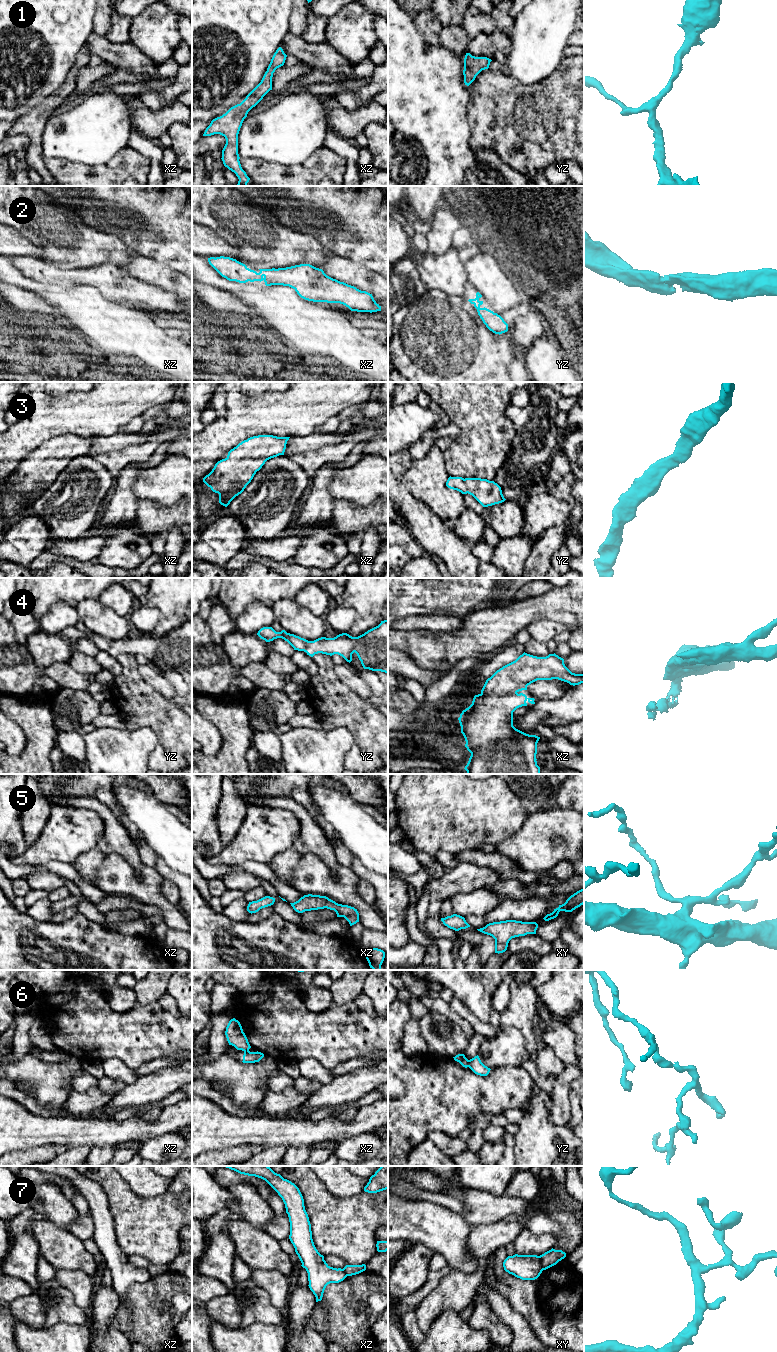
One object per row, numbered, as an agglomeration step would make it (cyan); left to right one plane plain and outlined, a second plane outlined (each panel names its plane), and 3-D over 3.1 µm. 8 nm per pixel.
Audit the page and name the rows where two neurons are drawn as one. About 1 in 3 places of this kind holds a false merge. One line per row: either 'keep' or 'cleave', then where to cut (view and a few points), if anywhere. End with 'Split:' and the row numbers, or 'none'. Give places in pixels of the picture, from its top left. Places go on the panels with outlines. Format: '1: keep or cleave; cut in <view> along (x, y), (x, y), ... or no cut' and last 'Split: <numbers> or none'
1: keep; no cut
2: keep; no cut
3: keep; no cut
4: keep; no cut
5: keep; no cut
6: cleave; cut in yz along (468, 1060), (469, 1066)
7: cleave; cut in xy along (538, 1256), (543, 1269)
Split: 6, 7

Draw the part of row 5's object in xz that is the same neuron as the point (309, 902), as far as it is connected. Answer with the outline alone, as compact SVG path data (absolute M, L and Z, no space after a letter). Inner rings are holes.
M308 894L290 904L298 913L327 908L334 910L337 917L344 917L349 922L350 926L359 922L357 909L348 905L338 904L326 896Z

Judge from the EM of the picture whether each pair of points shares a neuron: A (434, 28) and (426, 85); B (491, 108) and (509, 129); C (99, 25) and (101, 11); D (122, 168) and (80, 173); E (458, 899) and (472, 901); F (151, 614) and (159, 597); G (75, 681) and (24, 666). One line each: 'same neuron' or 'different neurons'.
A: different neurons
B: same neuron
C: same neuron
D: same neuron
E: same neuron
F: different neurons
G: same neuron

